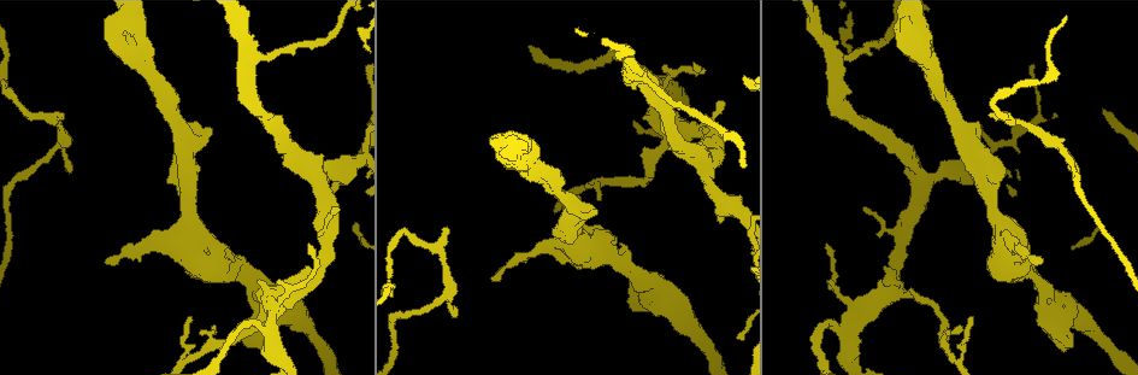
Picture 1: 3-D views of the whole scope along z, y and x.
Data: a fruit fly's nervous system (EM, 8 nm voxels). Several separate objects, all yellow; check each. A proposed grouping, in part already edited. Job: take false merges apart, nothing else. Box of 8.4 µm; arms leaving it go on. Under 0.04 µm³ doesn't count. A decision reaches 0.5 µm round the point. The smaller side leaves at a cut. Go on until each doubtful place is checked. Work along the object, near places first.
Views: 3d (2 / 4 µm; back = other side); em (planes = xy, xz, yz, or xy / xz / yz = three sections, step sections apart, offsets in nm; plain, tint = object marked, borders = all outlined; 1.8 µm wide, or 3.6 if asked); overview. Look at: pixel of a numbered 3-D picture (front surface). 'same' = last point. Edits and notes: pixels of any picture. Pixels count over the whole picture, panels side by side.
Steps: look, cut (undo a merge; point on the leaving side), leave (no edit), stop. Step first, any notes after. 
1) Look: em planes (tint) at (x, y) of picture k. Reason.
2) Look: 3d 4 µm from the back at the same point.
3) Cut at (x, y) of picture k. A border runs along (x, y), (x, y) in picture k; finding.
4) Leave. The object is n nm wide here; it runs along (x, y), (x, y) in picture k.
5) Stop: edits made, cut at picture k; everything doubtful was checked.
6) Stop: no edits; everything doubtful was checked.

Look: 3d 2 µm at (445, 296) of picture 1. Sudden change in width.

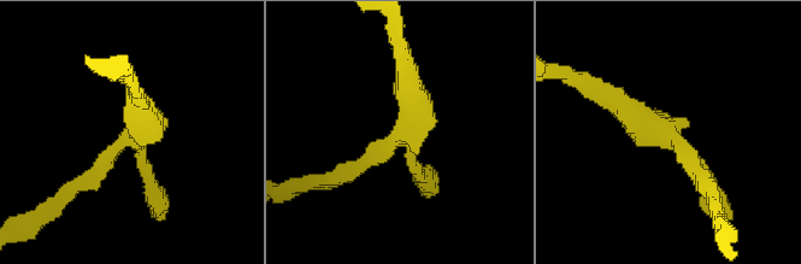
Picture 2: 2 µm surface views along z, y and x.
Look: em planes (tint) at (399, 141) of picture 2.

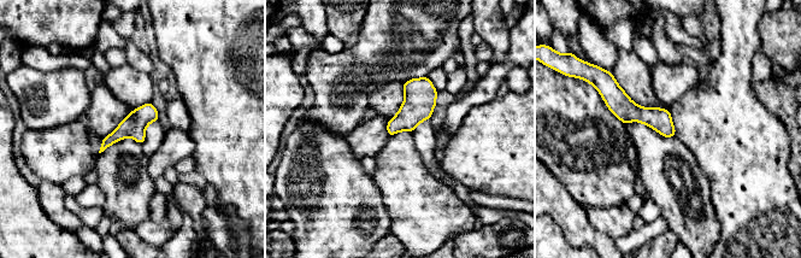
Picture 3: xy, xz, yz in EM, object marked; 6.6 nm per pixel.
Leave. It runs along (608, 89), (672, 133) in picture 3; all the same cell.

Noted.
Look: em 3.6 µm planes (tint) at (611, 259) of picture 1. Sudden change in width.

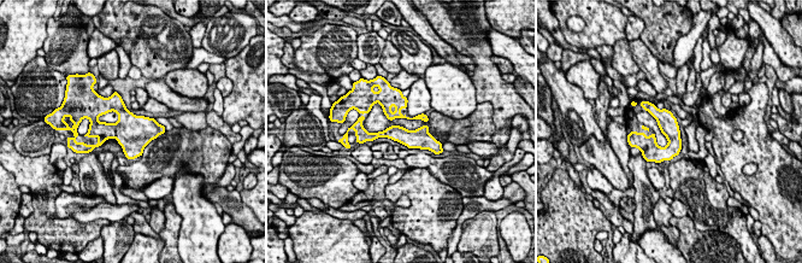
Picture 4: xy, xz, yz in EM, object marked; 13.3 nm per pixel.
Leave. It runs along (400, 99), (404, 116), (425, 121), (432, 147) in picture 4; one cell here.

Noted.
Look: 3d 4 µm at (1055, 309) of picture 1. Two arms in line, one across.

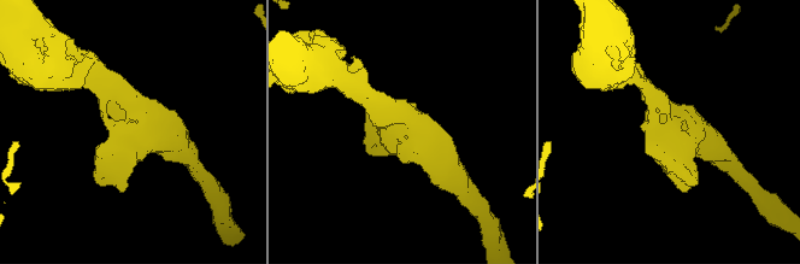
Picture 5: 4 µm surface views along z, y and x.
Look: em yz step 16 (tint) at (672, 127) of picture 5.

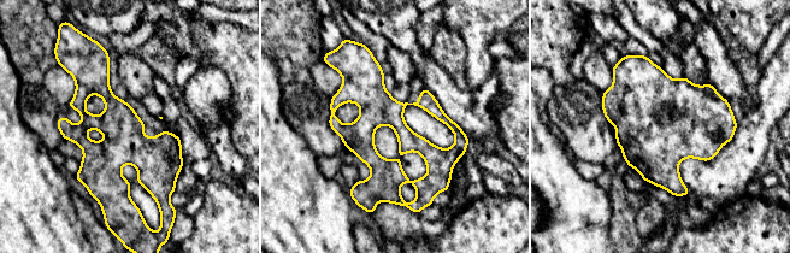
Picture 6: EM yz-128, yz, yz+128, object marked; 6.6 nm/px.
Leave. It runs along (370, 58), (366, 152), (389, 198) in picture 6; all the same cell.

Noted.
Stop: no edits; everything doubtful was checked.

